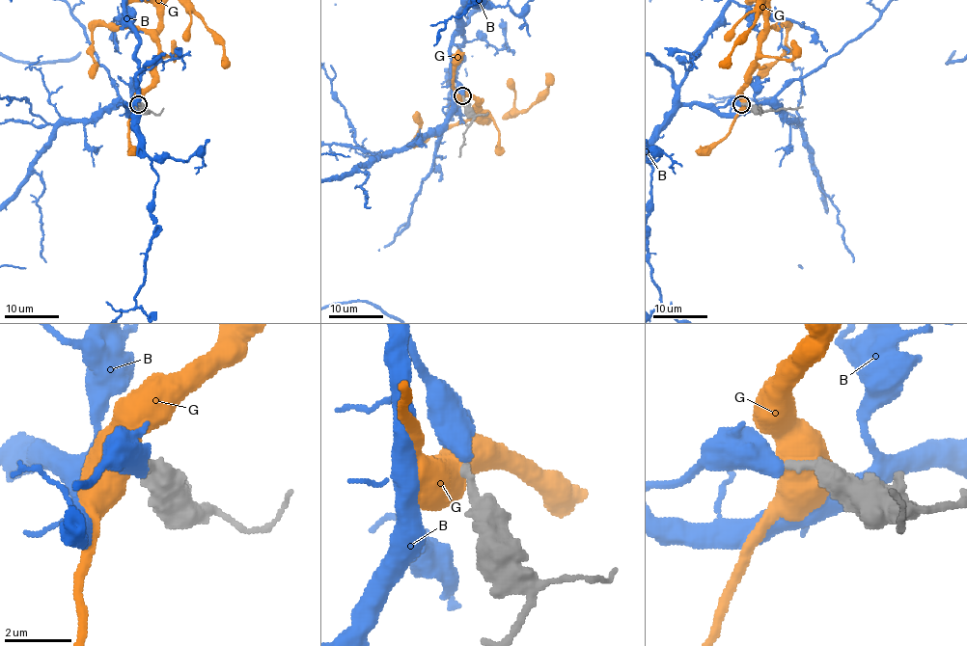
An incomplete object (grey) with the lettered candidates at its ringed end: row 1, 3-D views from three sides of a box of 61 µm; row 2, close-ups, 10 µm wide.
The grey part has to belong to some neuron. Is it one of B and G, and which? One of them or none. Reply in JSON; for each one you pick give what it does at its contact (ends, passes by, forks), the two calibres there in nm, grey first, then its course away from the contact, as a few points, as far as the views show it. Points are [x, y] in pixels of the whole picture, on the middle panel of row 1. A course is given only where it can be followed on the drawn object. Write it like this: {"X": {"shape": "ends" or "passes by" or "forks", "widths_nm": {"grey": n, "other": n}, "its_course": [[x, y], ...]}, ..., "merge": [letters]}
{"B": {"shape": "ends", "widths_nm": {"grey": 260, "other": 600}}, "merge": ["B"]}

